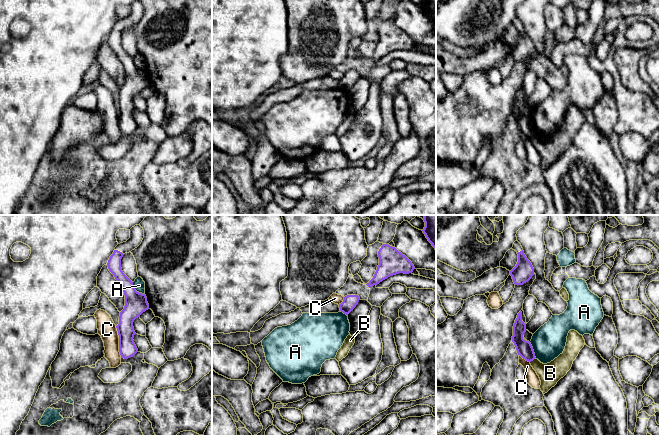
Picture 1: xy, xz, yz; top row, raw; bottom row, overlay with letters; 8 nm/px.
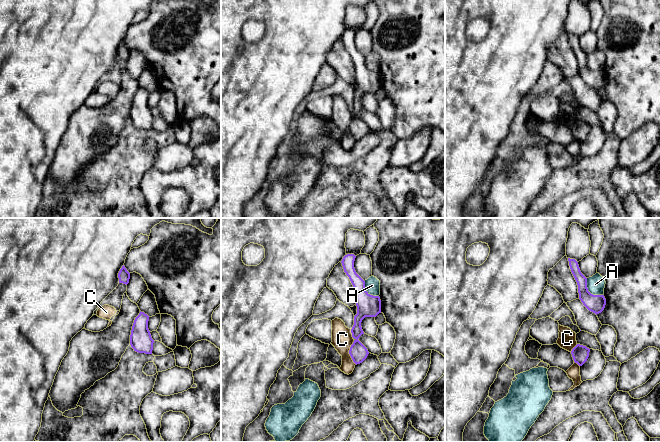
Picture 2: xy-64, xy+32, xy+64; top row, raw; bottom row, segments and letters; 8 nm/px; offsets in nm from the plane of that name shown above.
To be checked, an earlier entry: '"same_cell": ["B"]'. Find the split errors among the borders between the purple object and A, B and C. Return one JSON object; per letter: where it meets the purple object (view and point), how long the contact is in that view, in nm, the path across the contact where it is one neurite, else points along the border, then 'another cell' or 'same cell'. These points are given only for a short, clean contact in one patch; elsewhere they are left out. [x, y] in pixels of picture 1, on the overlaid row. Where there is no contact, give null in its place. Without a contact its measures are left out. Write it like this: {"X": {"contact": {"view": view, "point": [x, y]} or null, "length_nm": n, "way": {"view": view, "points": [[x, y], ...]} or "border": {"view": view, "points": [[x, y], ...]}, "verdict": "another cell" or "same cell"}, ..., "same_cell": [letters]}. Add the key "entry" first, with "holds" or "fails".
{"entry": "fails", "A": {"contact": {"view": "xy", "point": [135, 290]}, "length_nm": 140, "verdict": "another cell"}, "B": {"contact": {"view": "yz", "point": [532, 360]}, "length_nm": 60, "border": {"view": "yz", "points": [[535, 357], [530, 362]]}, "verdict": "another cell"}, "C": {"contact": {"view": "xy", "point": [119, 341]}, "length_nm": 260, "border": {"view": "xy", "points": [[115, 326], [118, 332], [118, 351], [121, 356]]}, "verdict": "another cell"}, "same_cell": []}

